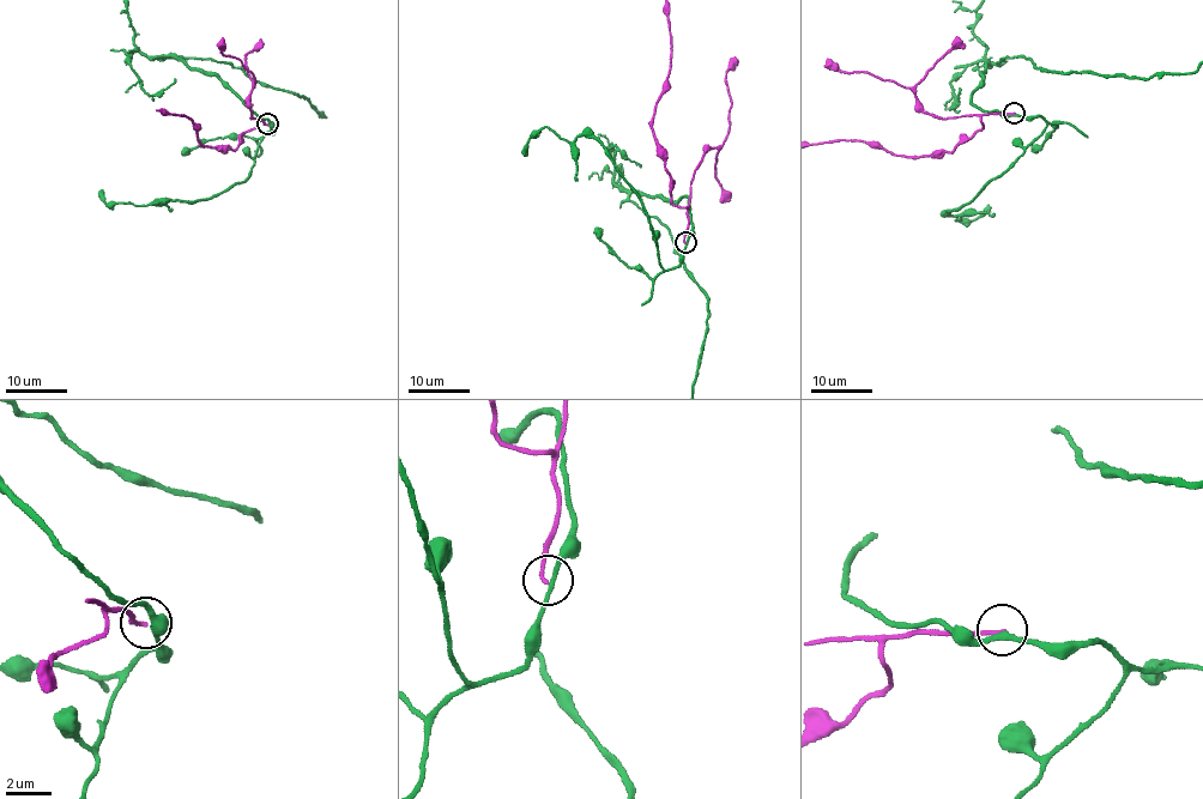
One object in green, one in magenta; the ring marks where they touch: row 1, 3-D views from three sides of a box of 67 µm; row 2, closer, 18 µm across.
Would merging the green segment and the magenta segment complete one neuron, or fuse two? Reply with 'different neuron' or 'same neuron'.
same neuron

